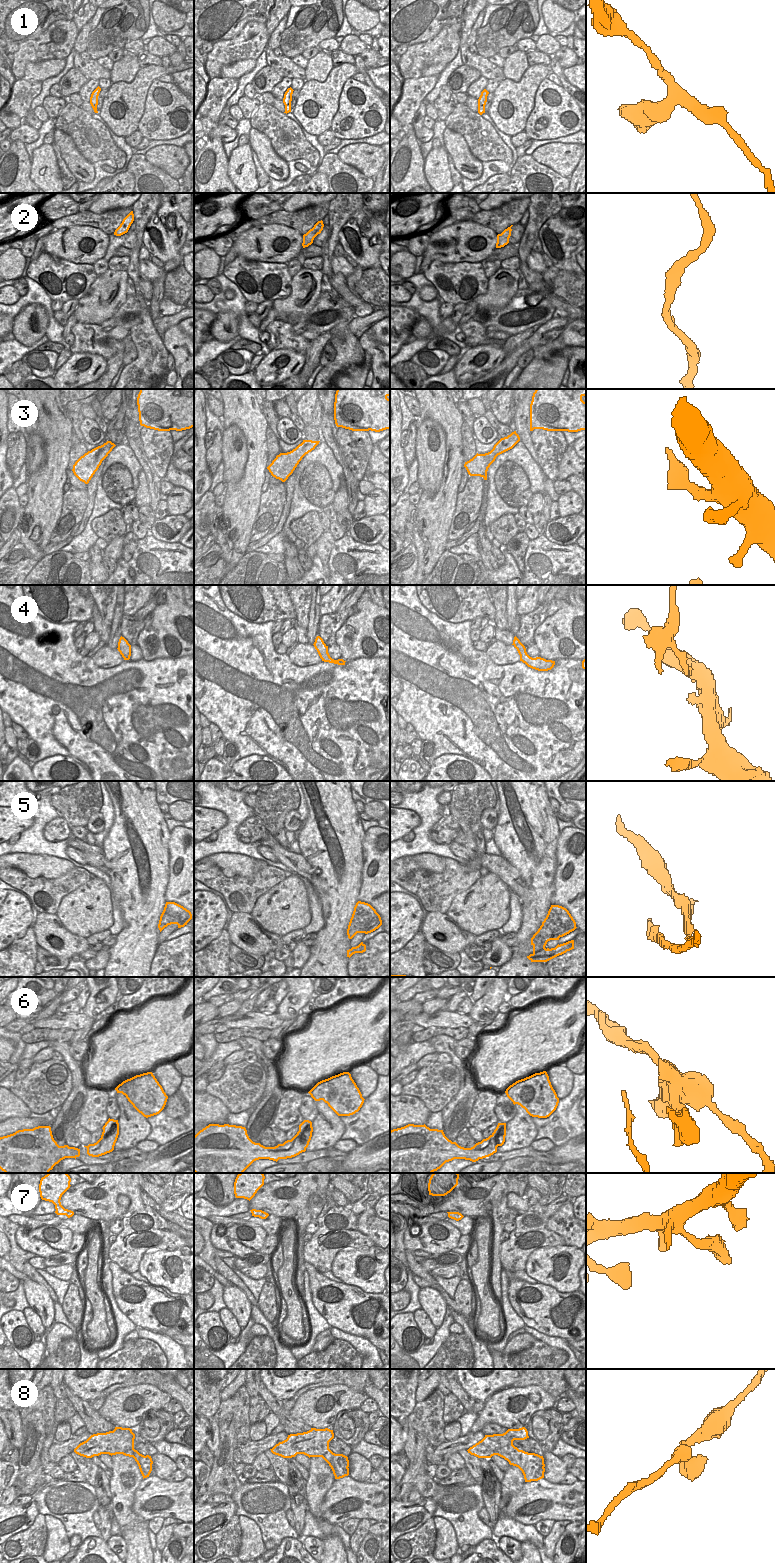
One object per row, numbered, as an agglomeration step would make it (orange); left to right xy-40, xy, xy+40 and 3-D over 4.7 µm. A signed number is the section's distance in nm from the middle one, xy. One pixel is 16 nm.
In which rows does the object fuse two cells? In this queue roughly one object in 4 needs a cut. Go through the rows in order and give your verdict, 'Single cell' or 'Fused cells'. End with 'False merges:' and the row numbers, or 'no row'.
1: Single cell
2: Single cell
3: Single cell
4: Fused cells
5: Fused cells
6: Fused cells
7: Single cell
8: Single cell
False merges: 4, 5, 6.

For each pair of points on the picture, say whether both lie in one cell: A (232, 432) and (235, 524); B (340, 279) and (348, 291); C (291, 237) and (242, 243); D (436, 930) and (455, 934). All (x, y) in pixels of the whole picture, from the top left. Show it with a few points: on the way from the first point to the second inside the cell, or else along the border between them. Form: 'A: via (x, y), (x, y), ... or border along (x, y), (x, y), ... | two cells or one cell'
A: border along (246, 462), (243, 476), (236, 482), (225, 484) | two cells
B: via (340, 282), (345, 288) | one cell
C: via (279, 236), (257, 237), (254, 240) | one cell
D: via (441, 931), (450, 934) | one cell

